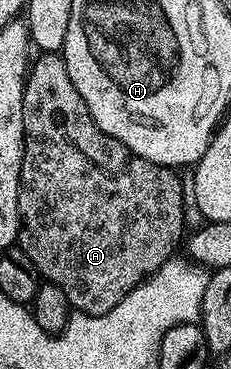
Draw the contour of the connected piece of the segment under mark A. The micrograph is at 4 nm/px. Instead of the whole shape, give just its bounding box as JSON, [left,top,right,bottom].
[17,52,187,314]

